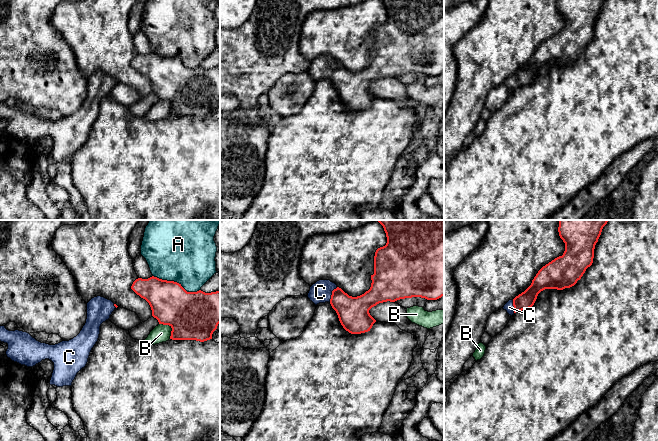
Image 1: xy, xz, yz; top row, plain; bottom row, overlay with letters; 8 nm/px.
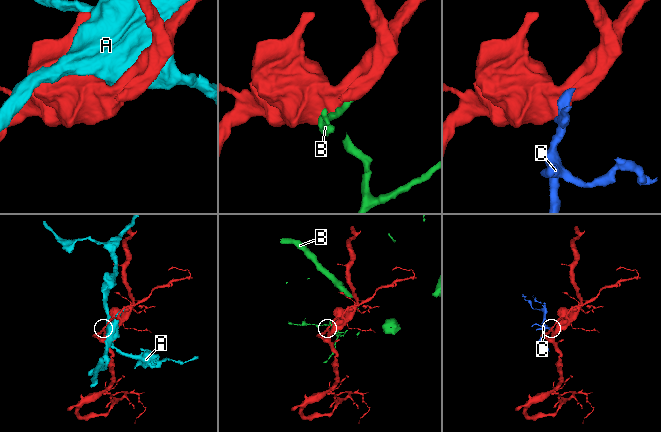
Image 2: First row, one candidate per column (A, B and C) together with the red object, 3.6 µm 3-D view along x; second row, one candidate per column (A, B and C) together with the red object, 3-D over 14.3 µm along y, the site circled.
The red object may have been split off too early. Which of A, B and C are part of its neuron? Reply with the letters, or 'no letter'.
C

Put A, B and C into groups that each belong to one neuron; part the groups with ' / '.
A / B / C

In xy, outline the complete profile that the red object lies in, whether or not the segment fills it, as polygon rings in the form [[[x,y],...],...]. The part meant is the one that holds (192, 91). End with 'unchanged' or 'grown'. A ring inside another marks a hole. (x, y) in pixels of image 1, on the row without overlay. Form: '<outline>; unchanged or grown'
[[[154,52],[136,55],[131,65],[149,79],[159,100],[172,104],[172,116],[210,116],[220,99],[220,67],[187,68],[177,58]]]; unchanged

